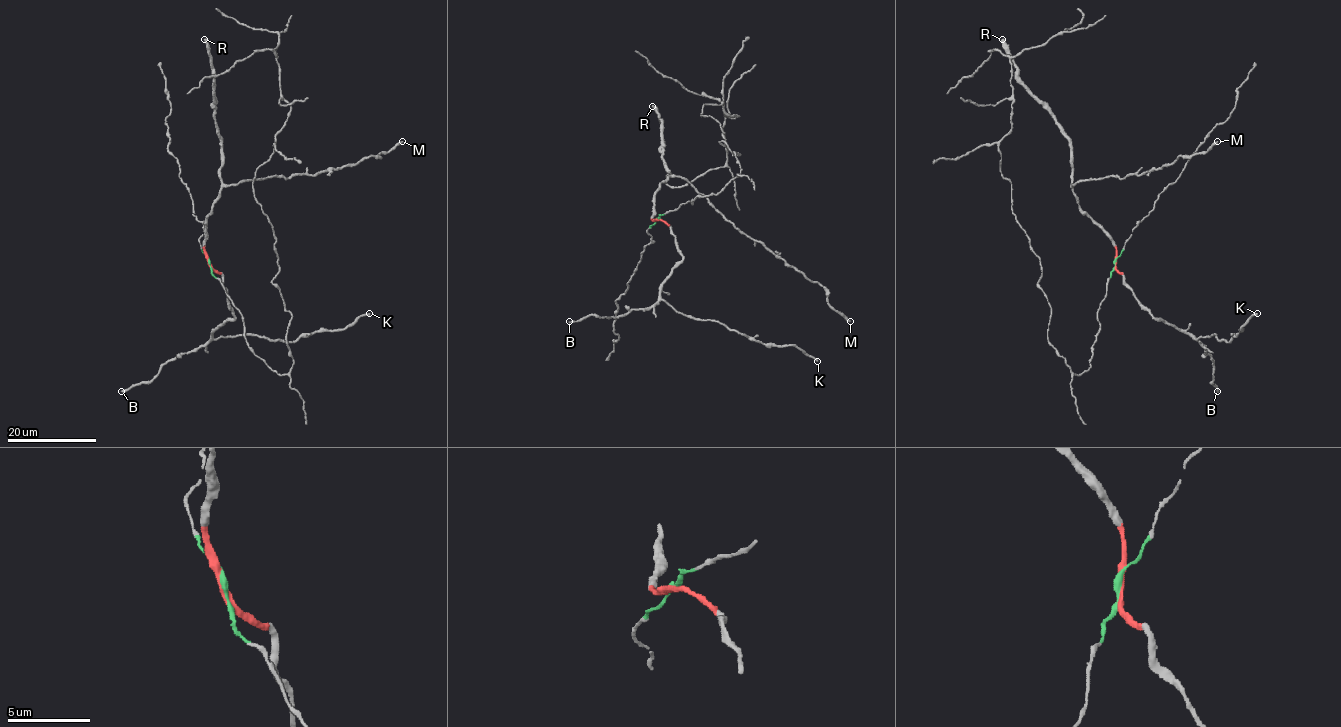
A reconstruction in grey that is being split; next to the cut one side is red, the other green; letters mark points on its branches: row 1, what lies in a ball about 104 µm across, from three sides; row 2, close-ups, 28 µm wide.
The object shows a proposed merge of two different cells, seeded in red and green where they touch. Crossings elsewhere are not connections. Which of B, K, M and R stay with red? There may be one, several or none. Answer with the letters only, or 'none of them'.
B, K, M, R

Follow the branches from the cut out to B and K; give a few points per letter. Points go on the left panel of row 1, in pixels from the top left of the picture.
B: (209, 263), (221, 275), (227, 305), (235, 317), (204, 344), (162, 367), (149, 381), (121, 391)
K: (209, 263), (221, 275), (235, 317), (214, 339), (294, 341), (345, 329), (370, 313)

